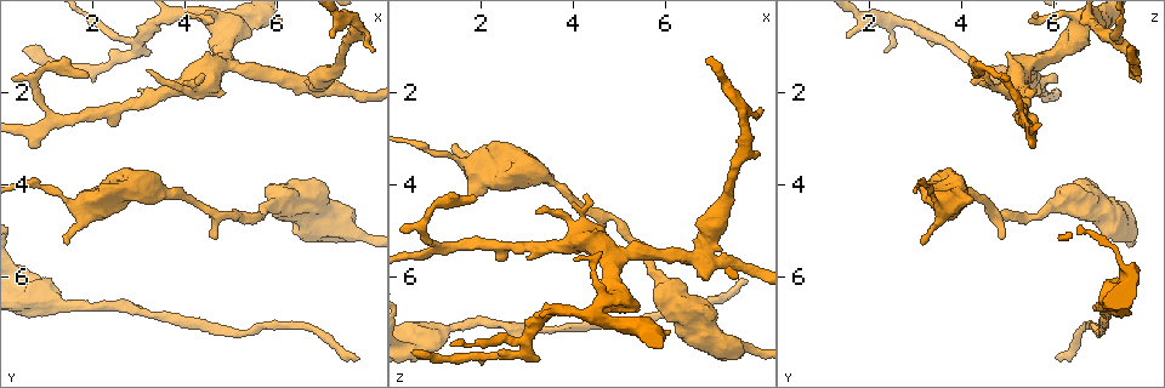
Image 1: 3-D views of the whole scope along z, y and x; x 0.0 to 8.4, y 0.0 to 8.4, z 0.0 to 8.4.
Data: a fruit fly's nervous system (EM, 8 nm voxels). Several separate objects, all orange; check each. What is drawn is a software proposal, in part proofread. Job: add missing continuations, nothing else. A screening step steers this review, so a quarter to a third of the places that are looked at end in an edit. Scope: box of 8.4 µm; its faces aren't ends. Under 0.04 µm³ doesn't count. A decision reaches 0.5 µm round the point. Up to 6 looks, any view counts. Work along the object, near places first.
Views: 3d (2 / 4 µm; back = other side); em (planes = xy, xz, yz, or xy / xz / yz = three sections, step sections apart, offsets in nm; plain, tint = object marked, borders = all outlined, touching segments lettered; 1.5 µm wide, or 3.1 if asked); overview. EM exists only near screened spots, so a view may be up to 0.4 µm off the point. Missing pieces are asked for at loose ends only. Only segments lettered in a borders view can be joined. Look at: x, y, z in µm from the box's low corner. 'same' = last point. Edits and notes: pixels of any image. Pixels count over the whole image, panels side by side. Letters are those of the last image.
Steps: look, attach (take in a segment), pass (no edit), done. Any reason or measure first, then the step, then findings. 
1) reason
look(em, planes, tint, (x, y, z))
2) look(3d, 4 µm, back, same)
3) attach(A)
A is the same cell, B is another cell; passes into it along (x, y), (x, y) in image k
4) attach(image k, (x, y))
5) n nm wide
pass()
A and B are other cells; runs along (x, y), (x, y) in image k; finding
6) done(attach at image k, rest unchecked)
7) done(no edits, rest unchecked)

free end
look(3d, 4 µm, (1.50, 5.30, 3.20))

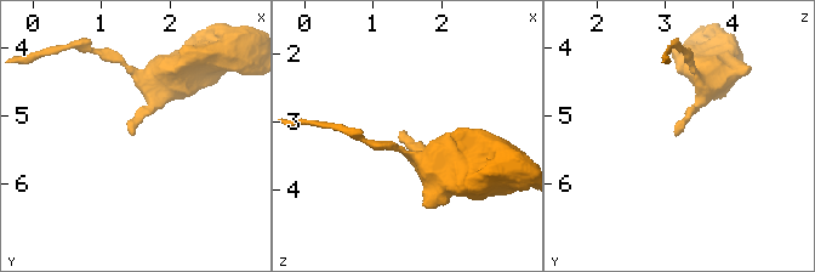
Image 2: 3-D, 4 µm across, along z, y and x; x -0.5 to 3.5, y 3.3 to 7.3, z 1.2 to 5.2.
look(em, planes, tint, (1.45, 5.30, 3.15))

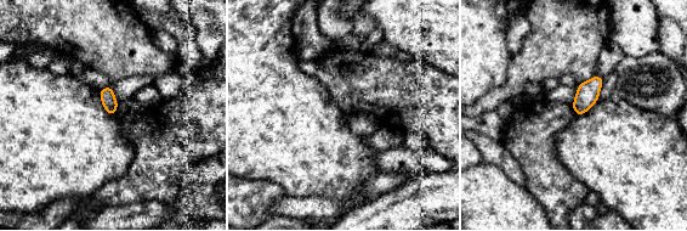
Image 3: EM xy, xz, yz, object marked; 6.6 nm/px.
what lies round it
look(em, planes, borders, same)

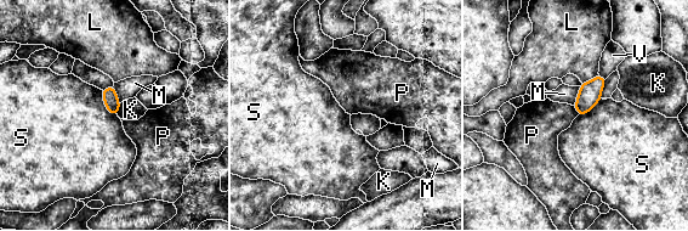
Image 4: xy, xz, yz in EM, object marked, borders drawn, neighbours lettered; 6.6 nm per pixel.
pass()
K, L, M, P, S and V are other cells; border along (101, 90), (104, 107), (117, 116) in image 4; none of them fits

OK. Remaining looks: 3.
look(em, xz, step 4, borders, (0.60, 1.10, 7.55))

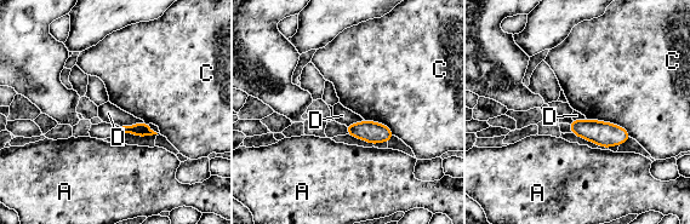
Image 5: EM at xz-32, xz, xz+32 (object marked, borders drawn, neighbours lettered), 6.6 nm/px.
look(em, planes, borders, same)

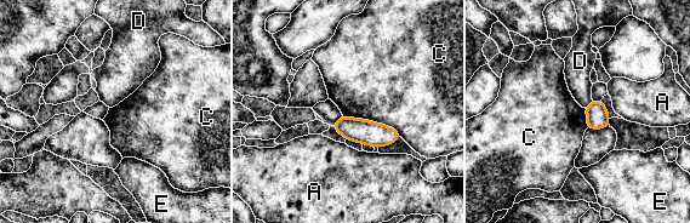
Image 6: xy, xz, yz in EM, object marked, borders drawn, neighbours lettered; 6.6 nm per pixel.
150 nm wide
pass()
A, C, D and E are other cells; border along (342, 114), (382, 123), (401, 137) in image 6; no lettered segment goes on from it

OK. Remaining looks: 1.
done(no edits, rest unchecked)

